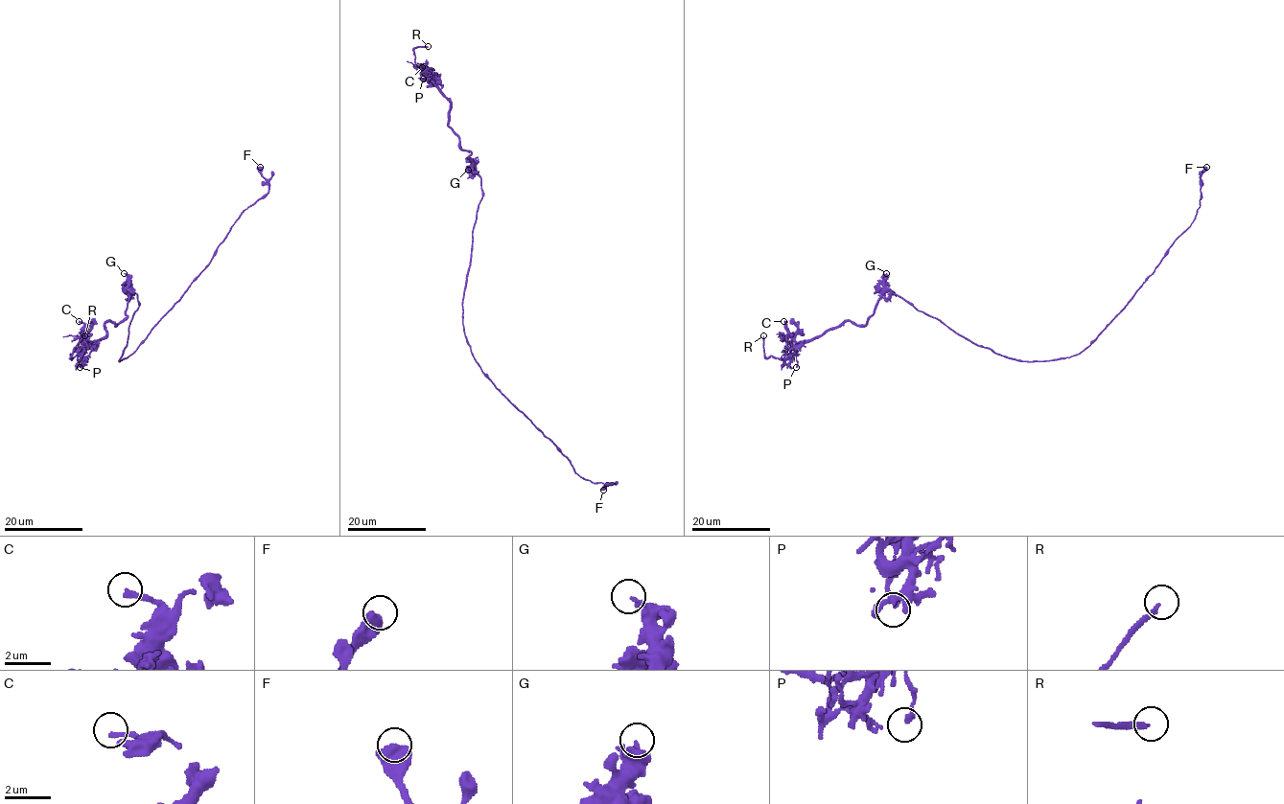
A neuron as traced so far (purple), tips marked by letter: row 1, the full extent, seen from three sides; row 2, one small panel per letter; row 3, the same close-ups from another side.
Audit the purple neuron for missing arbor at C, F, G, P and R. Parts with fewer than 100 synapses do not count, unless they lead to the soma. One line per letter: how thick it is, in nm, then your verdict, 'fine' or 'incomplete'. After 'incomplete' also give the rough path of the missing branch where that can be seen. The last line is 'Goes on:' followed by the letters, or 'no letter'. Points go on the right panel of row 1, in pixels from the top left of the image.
C: 220 nm | fine
F: 700 nm | fine
G: 260 nm | fine
P: 200 nm | fine
R: 190 nm | incomplete | (763, 335), (793, 314), (790, 295), (780, 285), (771, 285)
Goes on: R

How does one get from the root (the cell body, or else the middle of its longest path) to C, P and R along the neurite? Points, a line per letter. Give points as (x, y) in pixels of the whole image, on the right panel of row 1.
C: (1011, 358), (975, 345), (893, 293), (879, 299), (865, 324), (846, 321), (808, 341), (797, 342), (783, 321)
P: (1011, 358), (975, 345), (892, 293), (879, 299), (865, 324), (846, 321), (801, 343), (795, 349), (796, 367)
R: (1011, 358), (893, 293), (879, 299), (865, 324), (831, 327), (782, 359), (765, 356), (763, 335)

